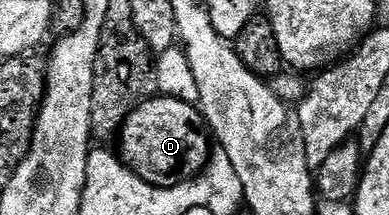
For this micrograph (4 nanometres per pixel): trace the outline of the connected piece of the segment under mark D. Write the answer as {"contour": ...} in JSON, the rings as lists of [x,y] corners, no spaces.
{"contour":[[[159,93],[154,97],[155,99],[143,98],[121,124],[120,159],[152,186],[176,186],[181,179],[193,179],[194,176],[202,174],[211,155],[212,143],[204,130],[204,120],[195,104]]]}

